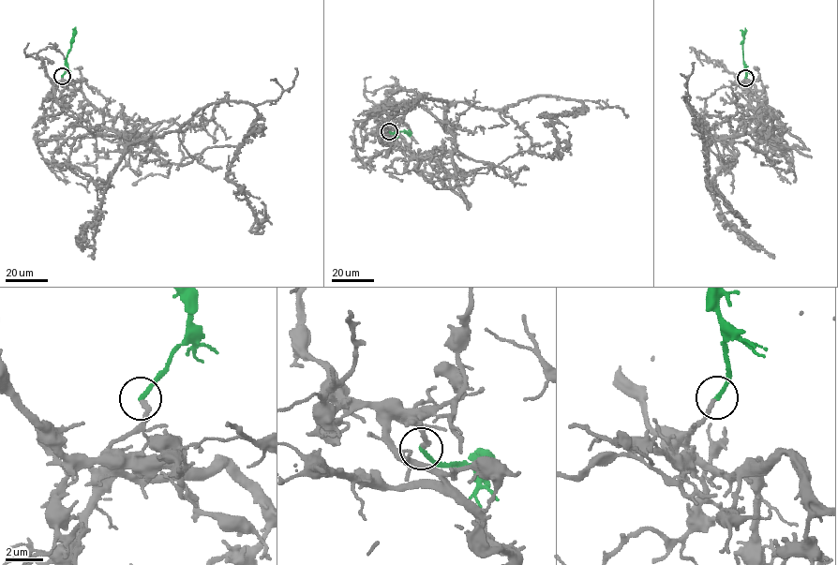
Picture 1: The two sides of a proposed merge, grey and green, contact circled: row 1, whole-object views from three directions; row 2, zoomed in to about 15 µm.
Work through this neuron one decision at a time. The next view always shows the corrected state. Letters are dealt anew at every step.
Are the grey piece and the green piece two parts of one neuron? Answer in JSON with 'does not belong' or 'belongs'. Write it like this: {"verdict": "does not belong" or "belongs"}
{"verdict": "belongs"}

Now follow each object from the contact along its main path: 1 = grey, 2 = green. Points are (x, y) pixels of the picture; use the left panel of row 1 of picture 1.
1: (62, 77), (67, 114), (129, 142), (249, 102), (257, 116), (228, 178), (262, 230), (253, 225)
2: (62, 76), (67, 67), (67, 56), (75, 27)

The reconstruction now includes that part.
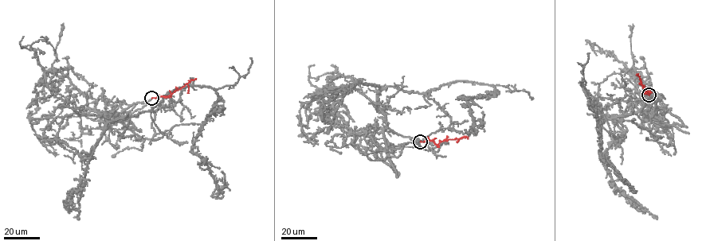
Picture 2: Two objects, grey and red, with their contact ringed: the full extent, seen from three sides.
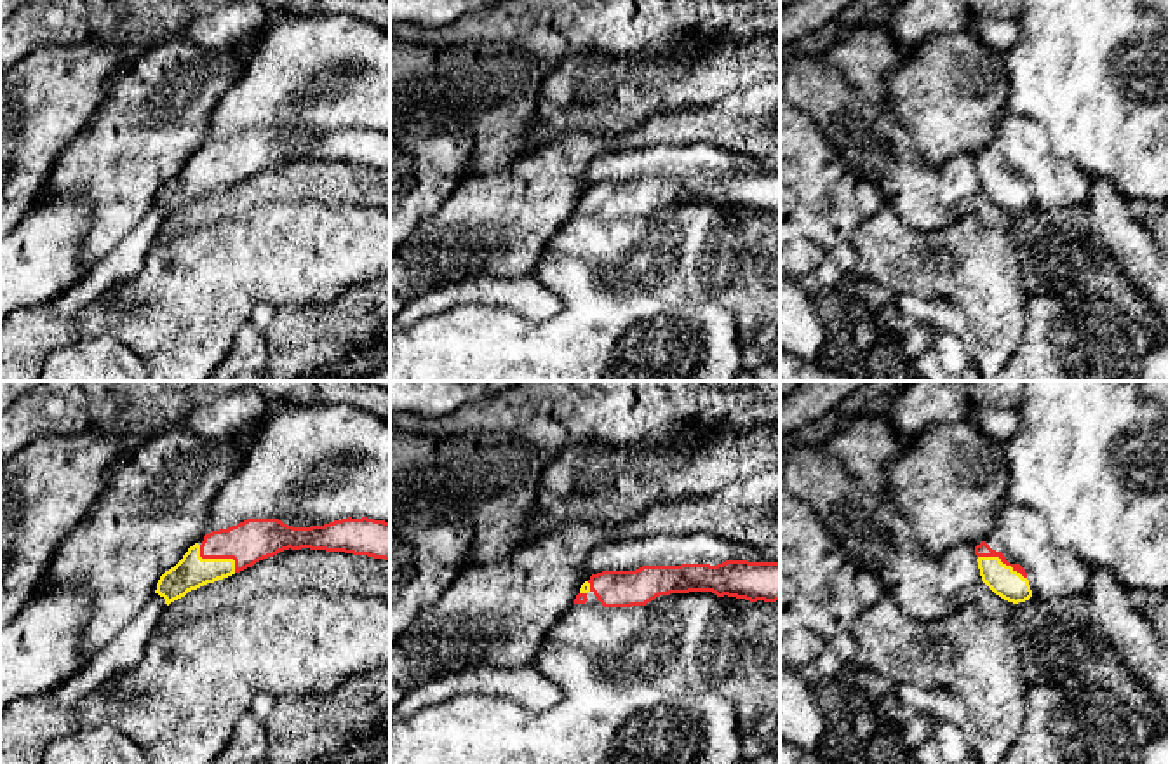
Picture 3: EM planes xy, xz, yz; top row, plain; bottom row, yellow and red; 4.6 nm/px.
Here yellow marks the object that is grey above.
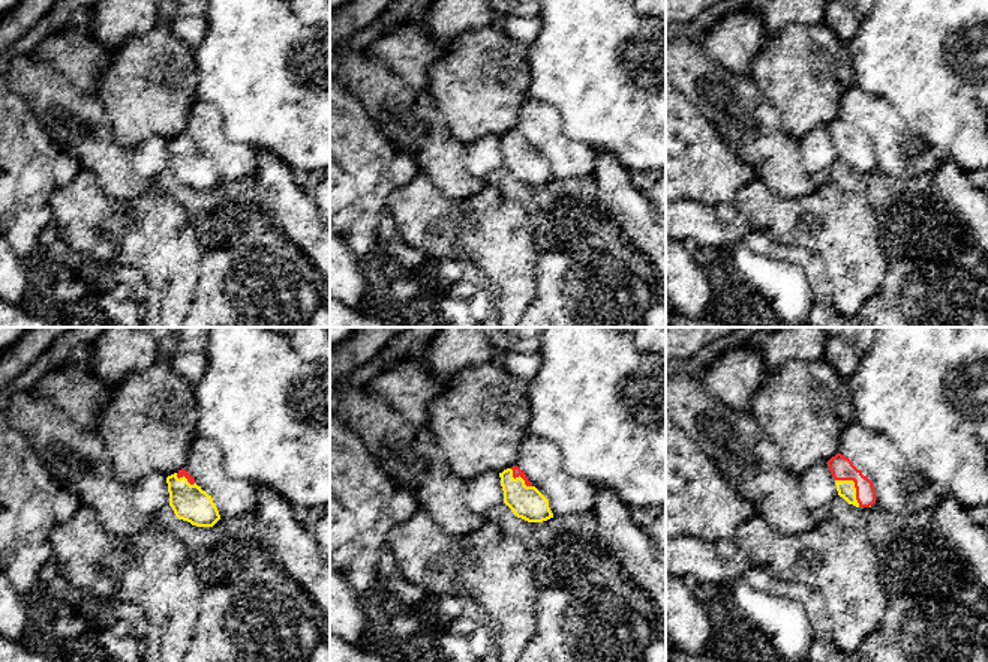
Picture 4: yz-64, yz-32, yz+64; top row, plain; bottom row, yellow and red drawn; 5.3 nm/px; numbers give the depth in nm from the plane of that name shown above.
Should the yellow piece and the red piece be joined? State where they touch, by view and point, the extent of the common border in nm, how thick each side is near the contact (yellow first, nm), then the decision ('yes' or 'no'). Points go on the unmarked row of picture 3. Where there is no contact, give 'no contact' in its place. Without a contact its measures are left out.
meets yellow in xy at (218, 169); contact 220 nm long; 160 nm thick on the yellow side, 200 nm on the other; yes

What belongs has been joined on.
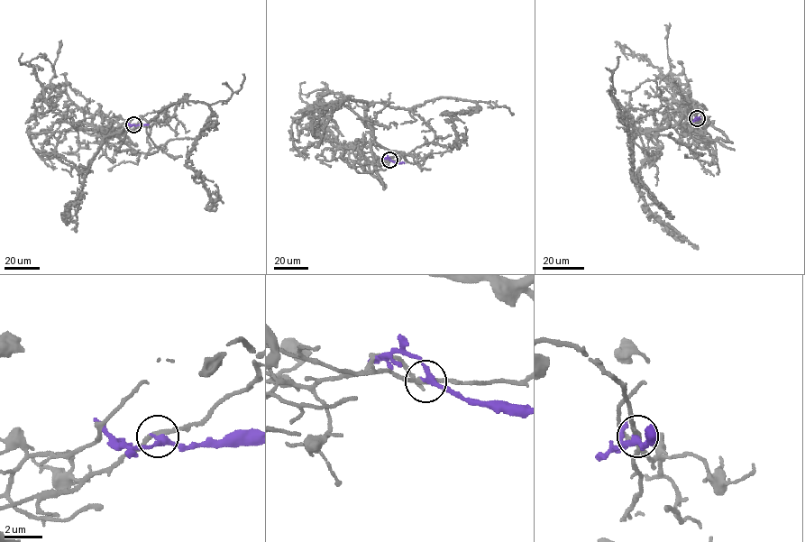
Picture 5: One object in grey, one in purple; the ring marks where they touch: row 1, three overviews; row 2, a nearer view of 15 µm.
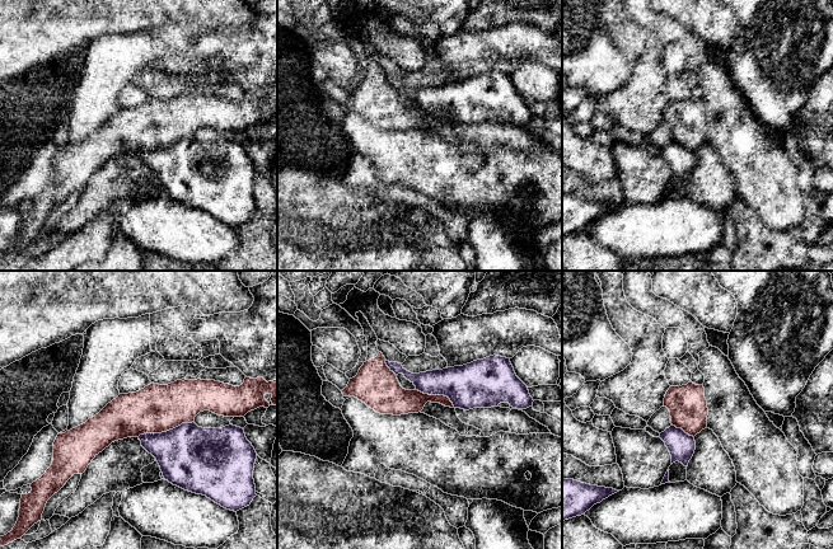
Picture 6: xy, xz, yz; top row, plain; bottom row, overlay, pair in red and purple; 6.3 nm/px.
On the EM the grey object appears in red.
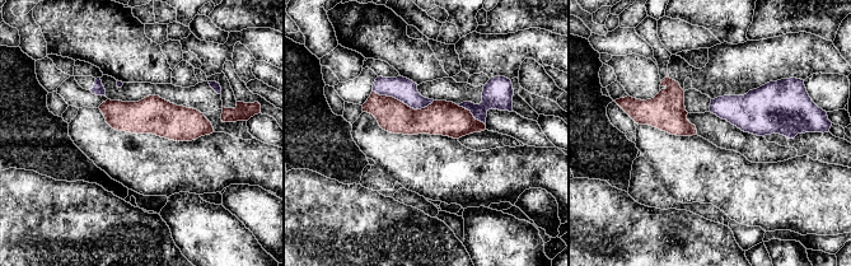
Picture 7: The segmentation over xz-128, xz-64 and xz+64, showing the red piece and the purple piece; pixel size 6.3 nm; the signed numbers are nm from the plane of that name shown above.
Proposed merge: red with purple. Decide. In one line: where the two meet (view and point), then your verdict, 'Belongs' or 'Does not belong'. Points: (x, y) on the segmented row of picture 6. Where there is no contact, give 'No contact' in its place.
Touches red at xy (164, 431). Does not belong

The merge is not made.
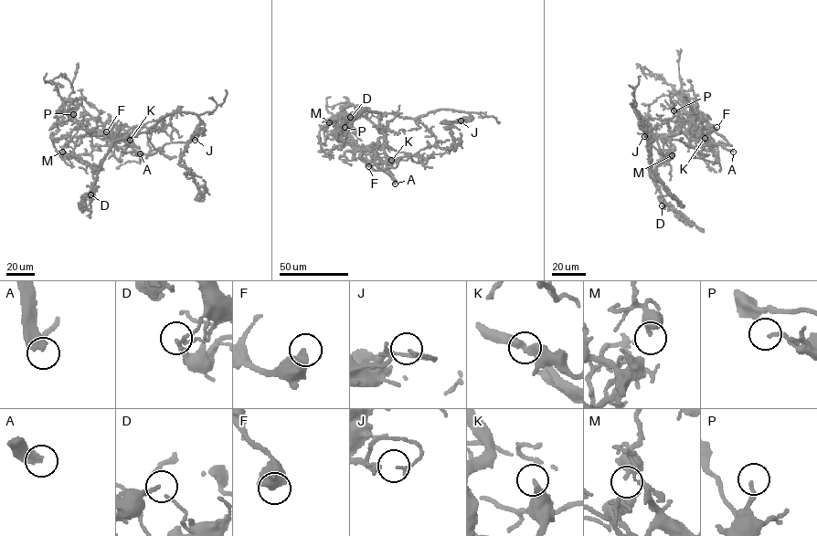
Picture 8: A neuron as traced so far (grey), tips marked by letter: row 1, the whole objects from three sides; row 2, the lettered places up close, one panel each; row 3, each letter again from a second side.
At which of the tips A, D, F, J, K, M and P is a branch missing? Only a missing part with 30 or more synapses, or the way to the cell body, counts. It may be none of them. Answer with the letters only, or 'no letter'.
A, J

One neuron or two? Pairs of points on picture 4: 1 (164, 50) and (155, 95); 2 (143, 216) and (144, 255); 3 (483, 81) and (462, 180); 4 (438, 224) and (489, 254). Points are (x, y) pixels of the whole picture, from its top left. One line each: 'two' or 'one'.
1: one
2: one
3: two
4: one

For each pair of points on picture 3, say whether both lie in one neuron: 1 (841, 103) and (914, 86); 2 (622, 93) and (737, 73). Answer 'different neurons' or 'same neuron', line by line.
1: different neurons
2: same neuron

